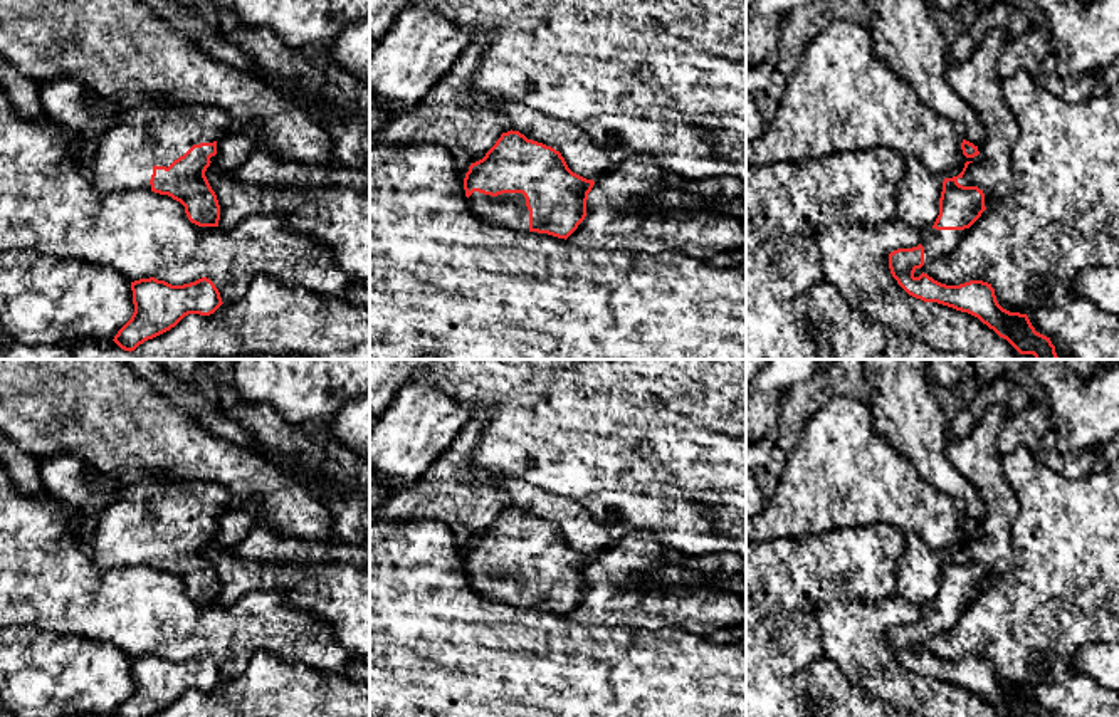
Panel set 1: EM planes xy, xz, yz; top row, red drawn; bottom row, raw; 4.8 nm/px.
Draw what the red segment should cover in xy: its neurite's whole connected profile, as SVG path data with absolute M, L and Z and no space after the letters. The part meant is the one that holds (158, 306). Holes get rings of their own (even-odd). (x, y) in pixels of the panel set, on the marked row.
M155 277L131 282L134 312L118 331L114 343L124 351L175 327L185 316L213 314L223 302L215 284L202 277L183 285L171 285Z

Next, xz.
M512 129L502 133L486 156L469 166L464 178L465 196L477 217L497 227L565 240L585 220L593 185L593 180L573 173L560 151Z

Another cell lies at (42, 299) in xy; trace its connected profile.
M0 250L0 321L24 344L91 338L113 341L134 312L131 280L118 270L34 250Z

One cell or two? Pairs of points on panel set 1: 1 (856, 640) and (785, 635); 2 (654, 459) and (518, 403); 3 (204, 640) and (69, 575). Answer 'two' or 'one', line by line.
1: two
2: one
3: one

